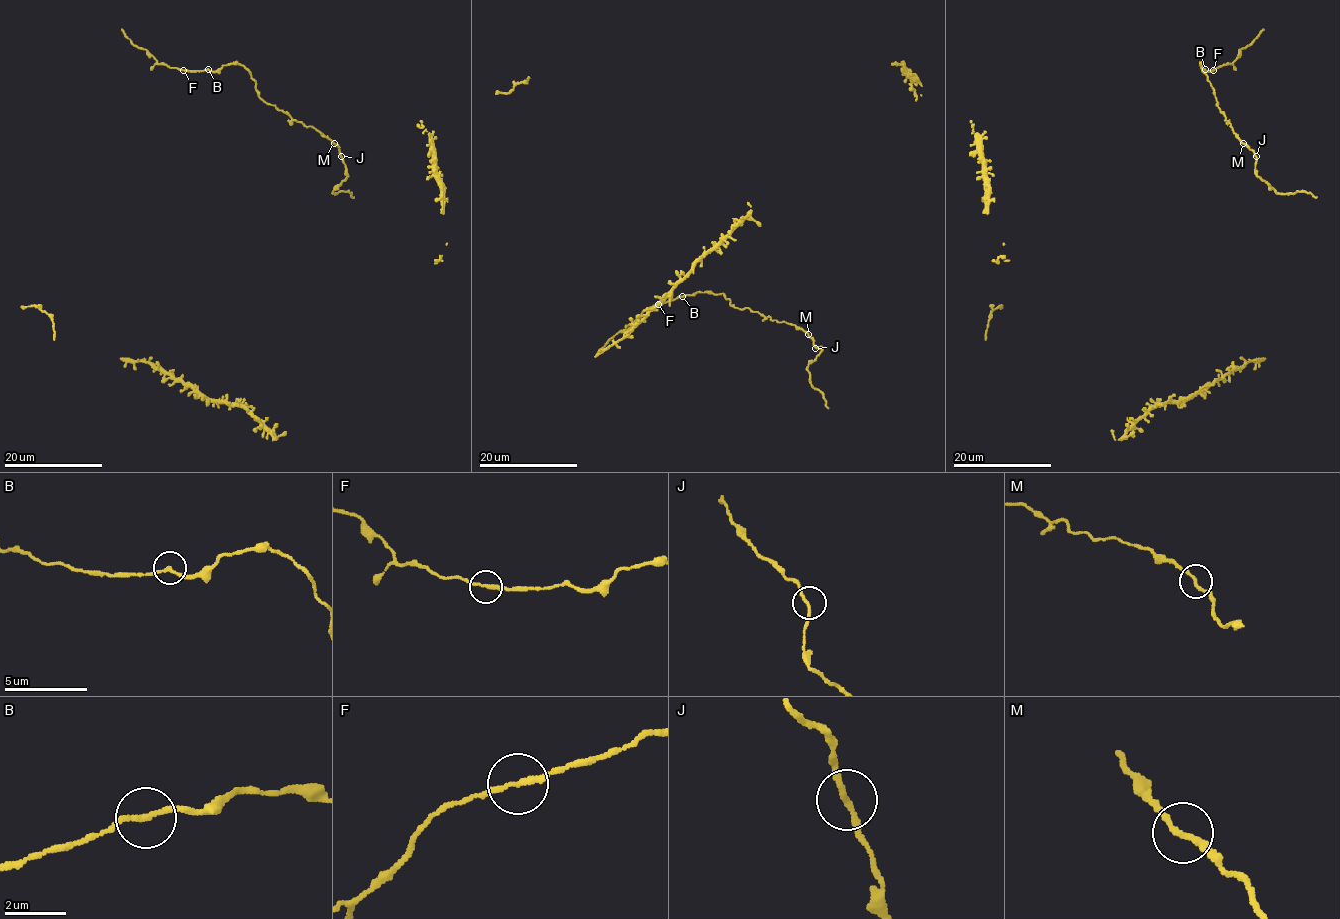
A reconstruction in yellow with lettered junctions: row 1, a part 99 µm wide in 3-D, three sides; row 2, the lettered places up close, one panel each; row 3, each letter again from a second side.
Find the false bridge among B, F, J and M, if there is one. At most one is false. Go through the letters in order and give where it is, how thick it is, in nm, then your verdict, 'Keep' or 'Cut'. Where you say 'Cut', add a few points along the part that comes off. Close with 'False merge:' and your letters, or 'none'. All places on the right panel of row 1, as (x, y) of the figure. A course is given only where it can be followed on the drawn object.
B: Place: (1205, 69). Thickness 180 nm. Keep
F: Place: (1213, 70). Thickness 200 nm. Keep
J: Place: (1256, 156). Thickness 180 nm. Keep
M: Place: (1243, 143). Thickness 180 nm. Keep
False merge: none

